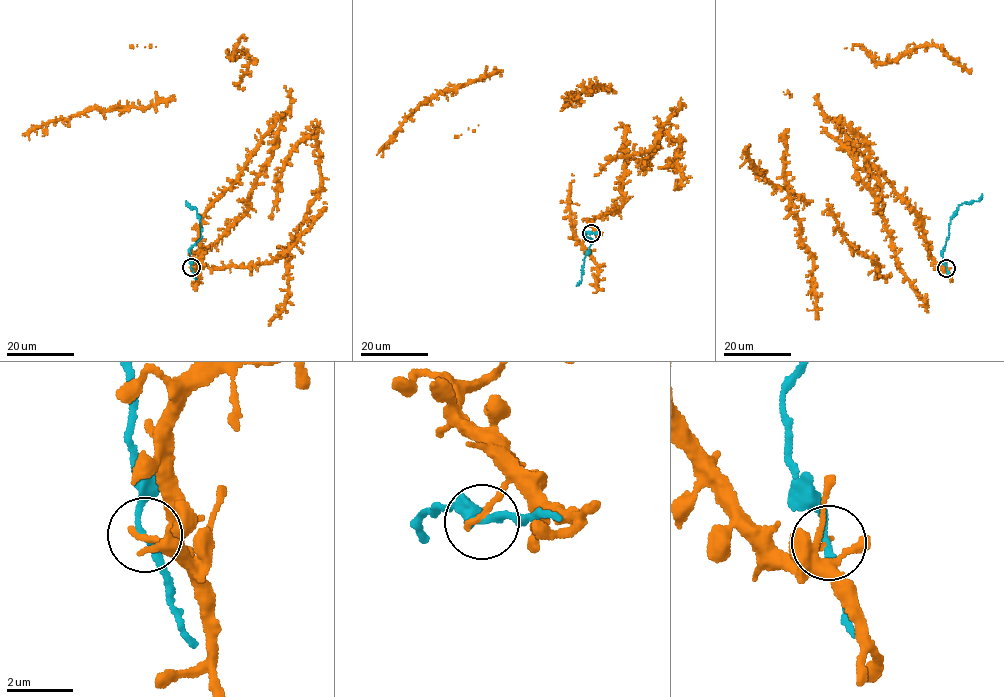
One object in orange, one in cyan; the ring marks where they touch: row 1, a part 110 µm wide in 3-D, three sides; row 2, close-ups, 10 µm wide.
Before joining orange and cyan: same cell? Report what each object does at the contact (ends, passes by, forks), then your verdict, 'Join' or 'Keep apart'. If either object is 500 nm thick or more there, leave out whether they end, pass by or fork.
At the ring orange ends. At the ring cyan passes by. Keep apart

